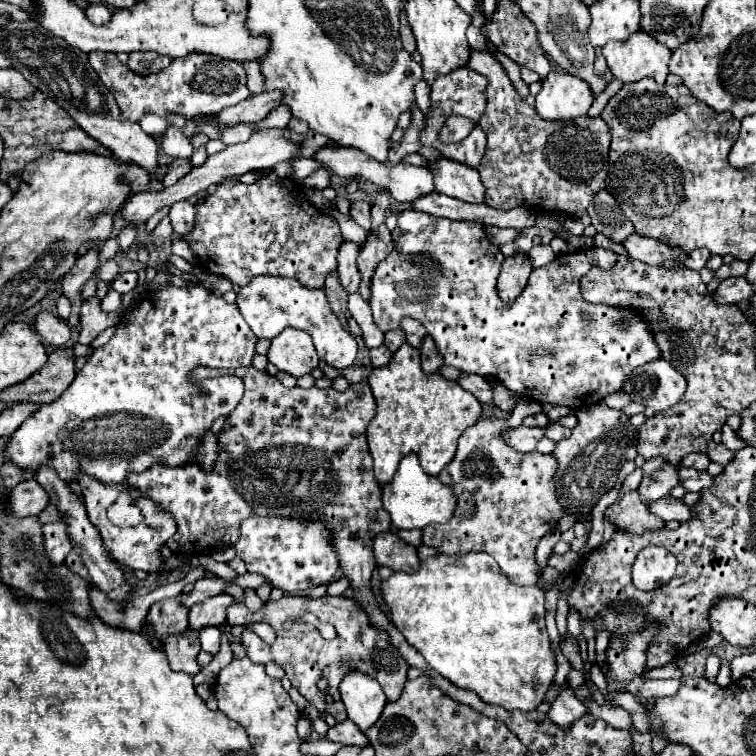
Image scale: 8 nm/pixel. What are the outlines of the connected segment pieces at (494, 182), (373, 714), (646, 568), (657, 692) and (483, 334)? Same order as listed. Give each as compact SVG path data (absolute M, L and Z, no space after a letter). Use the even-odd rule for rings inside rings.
M472 51L468 67L488 77L486 111L480 127L488 137L486 153L478 165L486 185L486 203L494 209L528 207L572 219L586 215L592 197L606 187L608 149L612 133L602 117L576 117L572 121L544 121L522 99L504 67L488 51Z
M348 673L340 683L340 695L346 705L348 719L354 721L362 731L372 727L386 705L386 697L376 679L364 673Z
M649 545L638 552L632 581L638 589L652 591L668 583L676 573L676 557L664 547Z
M666 679L666 681L644 681L640 689L640 697L674 697L680 689L682 681Z
M406 209L398 215L398 227L402 229L402 237L372 277L370 307L374 323L386 333L390 329L398 329L404 317L420 321L450 367L476 375L494 375L510 391L538 403L580 409L584 405L600 403L600 399L610 393L622 391L632 369L662 357L660 347L652 337L652 329L638 309L592 305L582 299L578 279L592 267L608 269L616 265L618 255L612 249L590 247L558 255L546 267L532 271L528 287L514 303L502 303L496 295L496 279L506 257L486 237L484 225L478 221L452 221Z

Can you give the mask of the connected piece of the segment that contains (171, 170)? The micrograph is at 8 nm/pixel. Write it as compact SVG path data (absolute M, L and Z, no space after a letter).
M174 159L174 161L168 165L166 173L164 173L164 187L174 185L174 183L176 183L180 177L184 177L190 169L192 169L190 159Z

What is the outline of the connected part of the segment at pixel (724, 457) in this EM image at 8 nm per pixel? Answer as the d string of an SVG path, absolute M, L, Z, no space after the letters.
M710 443L708 445L708 457L716 463L722 463L722 465L728 465L728 461L732 461L732 457L736 455L736 451L724 447L724 443Z

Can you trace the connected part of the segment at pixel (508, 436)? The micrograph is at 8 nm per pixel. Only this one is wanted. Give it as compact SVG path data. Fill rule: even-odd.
M518 427L504 433L504 439L508 441L508 445L512 445L522 453L534 451L542 437L544 437L544 427Z

